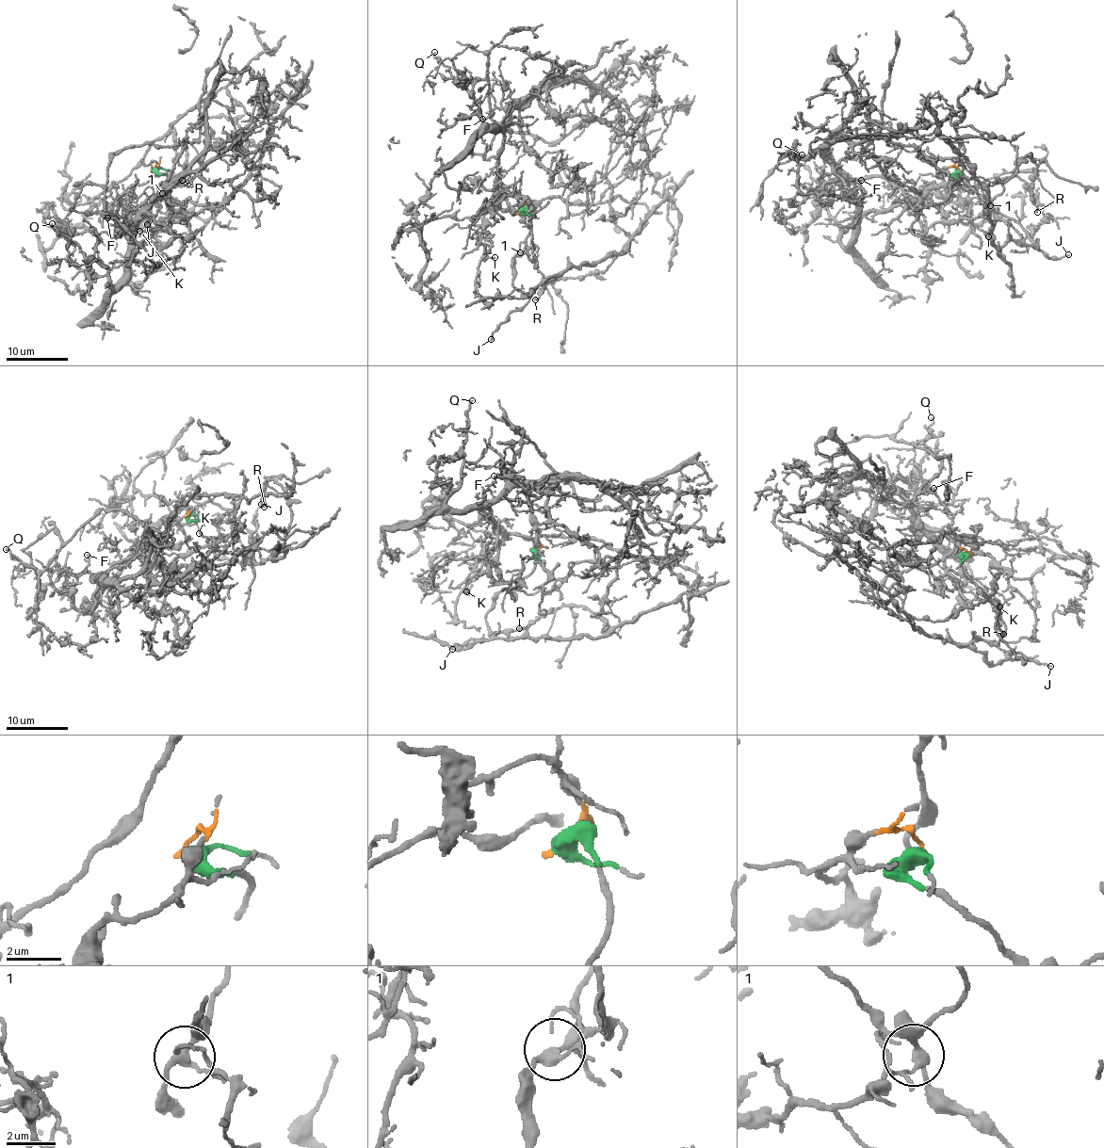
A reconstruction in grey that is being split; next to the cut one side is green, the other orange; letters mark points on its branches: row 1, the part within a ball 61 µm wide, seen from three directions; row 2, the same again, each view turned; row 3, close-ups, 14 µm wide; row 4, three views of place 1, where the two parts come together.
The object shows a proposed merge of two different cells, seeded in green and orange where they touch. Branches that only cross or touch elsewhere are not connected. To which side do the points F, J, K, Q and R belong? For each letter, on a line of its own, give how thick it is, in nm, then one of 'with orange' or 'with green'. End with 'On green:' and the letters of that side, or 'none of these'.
F: 140 nm | with orange
J: 130 nm | with green
K: 90 nm | with orange
Q: 140 nm | with orange
R: 140 nm | with green
On green: J, R

